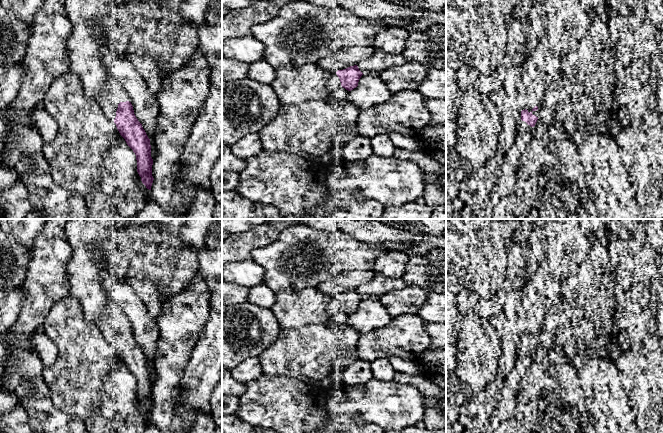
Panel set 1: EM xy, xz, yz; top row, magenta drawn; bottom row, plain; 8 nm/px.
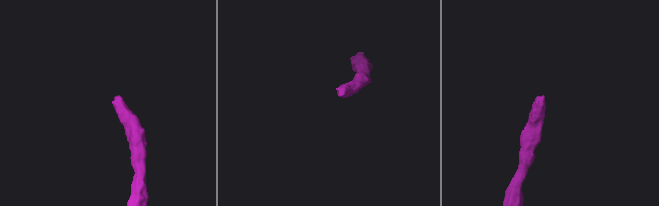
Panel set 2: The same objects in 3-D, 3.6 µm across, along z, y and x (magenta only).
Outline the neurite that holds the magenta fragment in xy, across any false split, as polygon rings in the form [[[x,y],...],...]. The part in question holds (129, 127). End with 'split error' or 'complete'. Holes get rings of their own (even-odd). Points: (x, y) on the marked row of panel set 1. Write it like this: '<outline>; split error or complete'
[[[104,96],[97,100],[106,116],[113,120],[120,135],[125,139],[127,145],[133,150],[137,160],[137,172],[141,177],[142,183],[147,189],[151,190],[153,183],[151,157],[151,145],[142,124],[134,114],[131,102],[120,102],[115,110]]]; split error

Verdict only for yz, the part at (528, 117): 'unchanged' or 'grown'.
grown

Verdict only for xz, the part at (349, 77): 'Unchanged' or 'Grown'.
Grown

